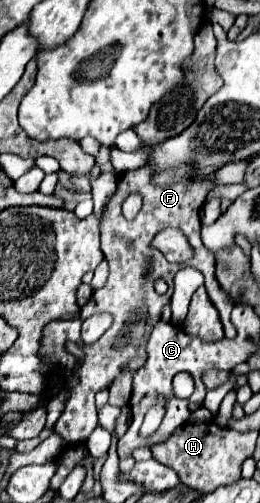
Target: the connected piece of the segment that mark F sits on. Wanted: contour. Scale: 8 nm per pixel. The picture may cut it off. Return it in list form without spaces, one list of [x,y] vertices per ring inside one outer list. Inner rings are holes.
[[[185,164],[185,168],[179,168],[177,172],[149,172],[149,168],[137,168],[137,170],[129,170],[129,172],[123,172],[117,180],[117,190],[113,194],[113,198],[109,200],[107,204],[107,212],[101,220],[101,250],[103,250],[103,256],[107,258],[109,262],[109,278],[107,278],[107,286],[97,290],[91,300],[81,308],[81,314],[79,318],[73,318],[73,320],[59,320],[59,322],[51,322],[47,328],[45,328],[45,338],[43,338],[43,348],[41,352],[49,356],[53,356],[53,364],[49,370],[55,370],[55,386],[49,388],[49,394],[57,394],[61,390],[69,390],[71,396],[67,400],[67,406],[65,406],[65,412],[61,414],[61,418],[57,420],[55,424],[55,432],[59,436],[63,436],[69,444],[81,444],[87,440],[89,432],[93,432],[93,428],[97,426],[97,408],[95,408],[95,394],[107,386],[111,386],[111,382],[123,372],[121,368],[127,368],[127,370],[137,370],[141,368],[141,364],[145,362],[145,342],[147,342],[147,336],[153,328],[153,324],[159,320],[161,316],[161,308],[165,304],[169,304],[171,300],[171,286],[173,286],[173,276],[175,272],[181,268],[179,264],[171,264],[165,260],[165,256],[151,248],[149,242],[153,240],[153,236],[163,230],[163,228],[179,228],[187,238],[189,238],[189,244],[193,248],[193,252],[205,252],[205,288],[207,288],[207,294],[209,298],[213,300],[213,305],[218,310],[220,320],[224,328],[225,337],[228,339],[235,338],[237,331],[231,322],[231,310],[233,310],[233,300],[231,296],[219,286],[217,278],[215,278],[215,258],[213,258],[213,252],[209,252],[201,238],[199,238],[199,230],[201,230],[201,222],[199,222],[199,210],[203,208],[205,204],[205,198],[207,194],[213,190],[213,182],[209,180],[209,176],[213,172],[217,172],[221,166],[215,166],[215,168],[193,168],[193,164]],[[129,194],[141,194],[143,196],[143,206],[139,210],[139,214],[133,218],[133,220],[125,220],[123,214],[121,214],[121,202],[129,196]],[[155,278],[163,278],[167,284],[169,284],[169,292],[159,296],[155,290],[153,290],[153,282]],[[97,312],[109,312],[113,316],[113,324],[111,328],[91,346],[83,344],[81,342],[81,324],[85,318],[89,318],[91,314],[97,314]],[[67,342],[77,342],[77,344],[83,344],[83,352],[85,352],[85,362],[81,364],[79,372],[75,374],[75,358],[67,352],[65,344]]]

